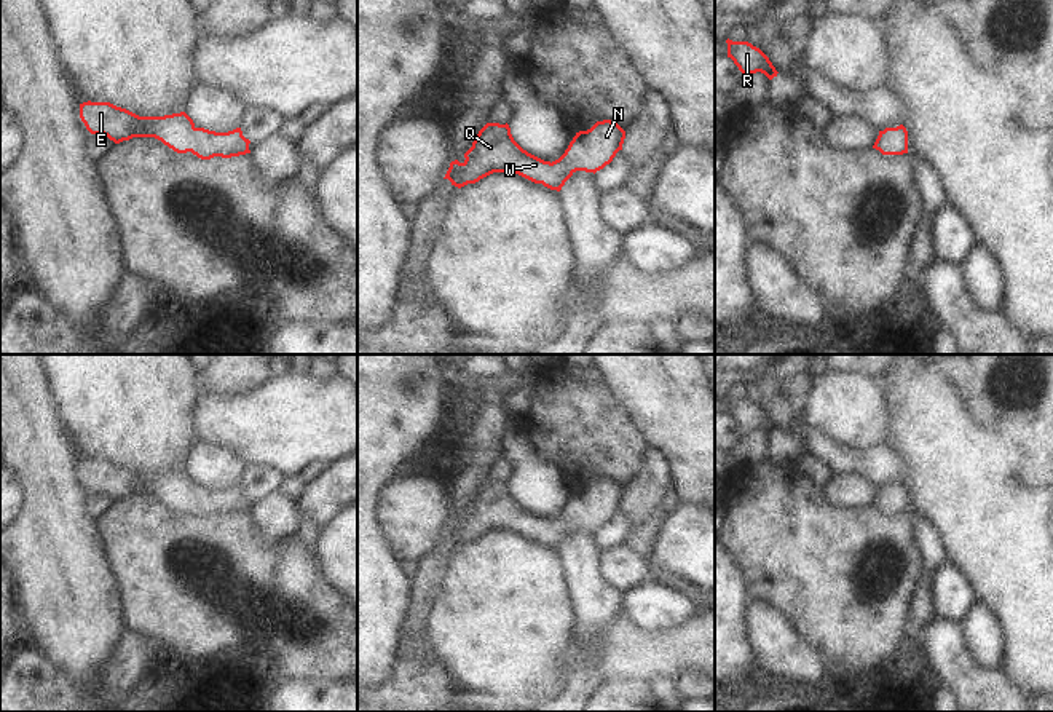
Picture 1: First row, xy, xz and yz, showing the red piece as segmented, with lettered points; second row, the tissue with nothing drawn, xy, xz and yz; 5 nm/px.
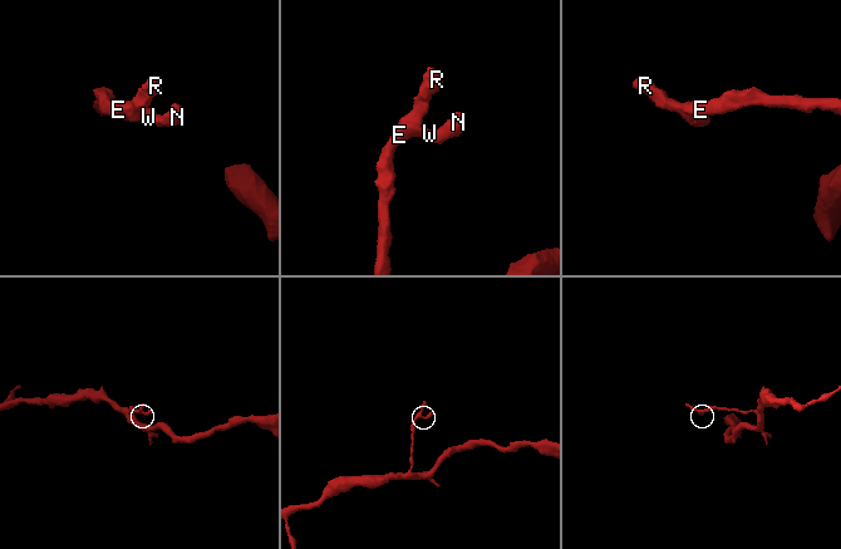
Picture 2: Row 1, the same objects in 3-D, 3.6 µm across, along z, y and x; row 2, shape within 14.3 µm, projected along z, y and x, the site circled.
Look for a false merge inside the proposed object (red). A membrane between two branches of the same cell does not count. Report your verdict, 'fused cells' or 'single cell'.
single cell

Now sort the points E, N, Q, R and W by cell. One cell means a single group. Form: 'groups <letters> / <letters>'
groups E N Q R W

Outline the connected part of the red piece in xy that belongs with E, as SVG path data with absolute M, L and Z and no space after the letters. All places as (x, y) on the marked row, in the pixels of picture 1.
M88 101L80 104L80 118L91 134L104 134L115 144L132 137L155 137L177 153L191 152L201 160L250 153L250 140L243 136L241 128L228 133L196 128L185 112L139 117L110 102Z

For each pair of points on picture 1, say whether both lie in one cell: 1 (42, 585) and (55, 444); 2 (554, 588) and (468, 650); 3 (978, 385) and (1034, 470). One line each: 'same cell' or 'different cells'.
1: same cell
2: same cell
3: same cell

